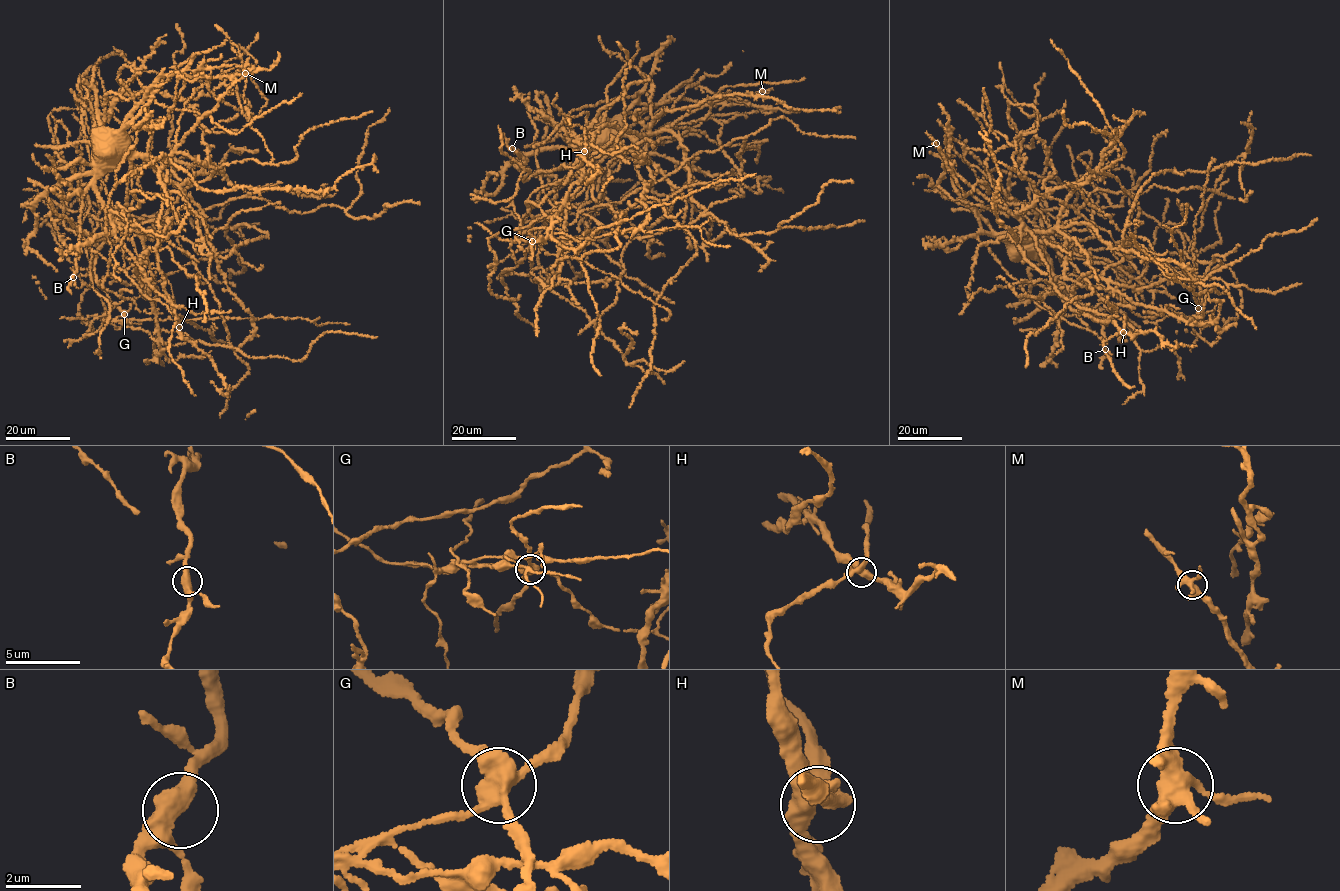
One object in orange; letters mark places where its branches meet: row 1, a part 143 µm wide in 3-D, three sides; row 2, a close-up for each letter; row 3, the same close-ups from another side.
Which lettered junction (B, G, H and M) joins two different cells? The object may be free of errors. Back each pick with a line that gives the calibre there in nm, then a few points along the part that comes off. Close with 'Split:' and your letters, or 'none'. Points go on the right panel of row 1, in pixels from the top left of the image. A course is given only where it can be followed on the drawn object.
G: 440 nm | (1198, 309), (1202, 317), (1194, 297), (1193, 281), (1181, 267), (1181, 252), (1170, 231), (1185, 220), (1186, 203)
Split: G

